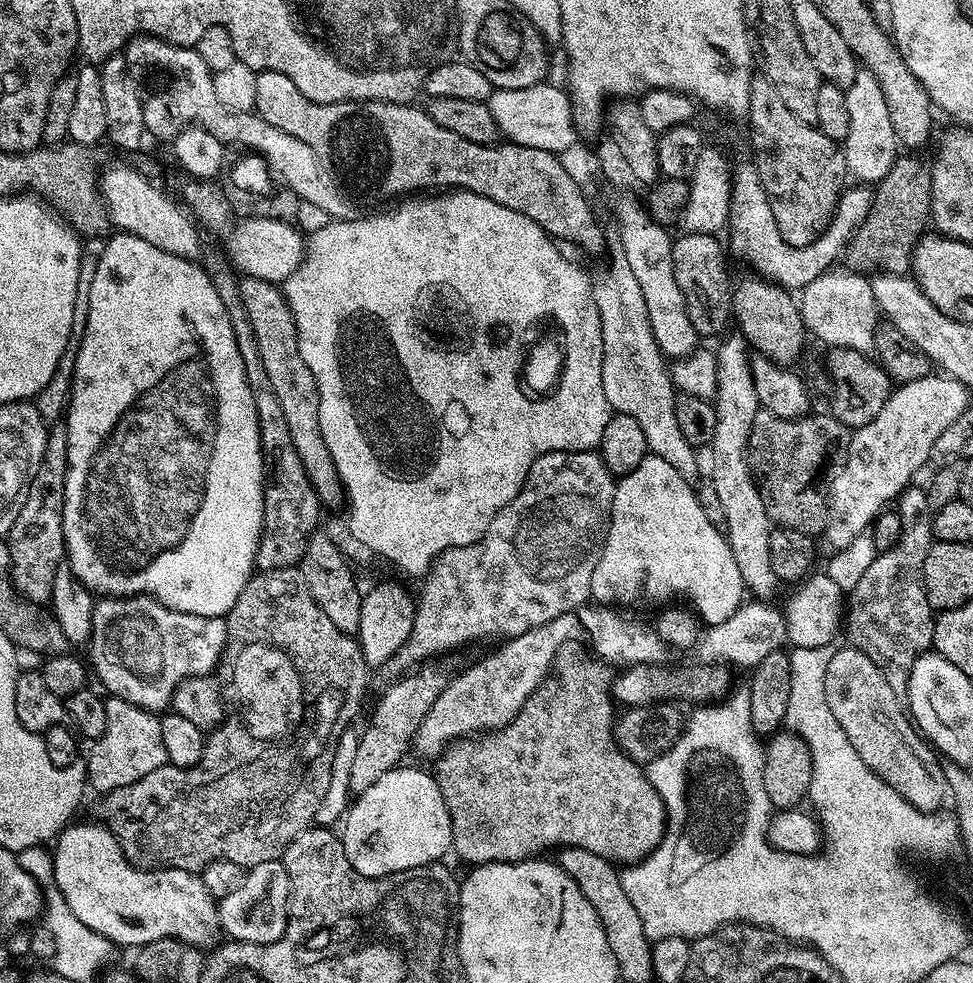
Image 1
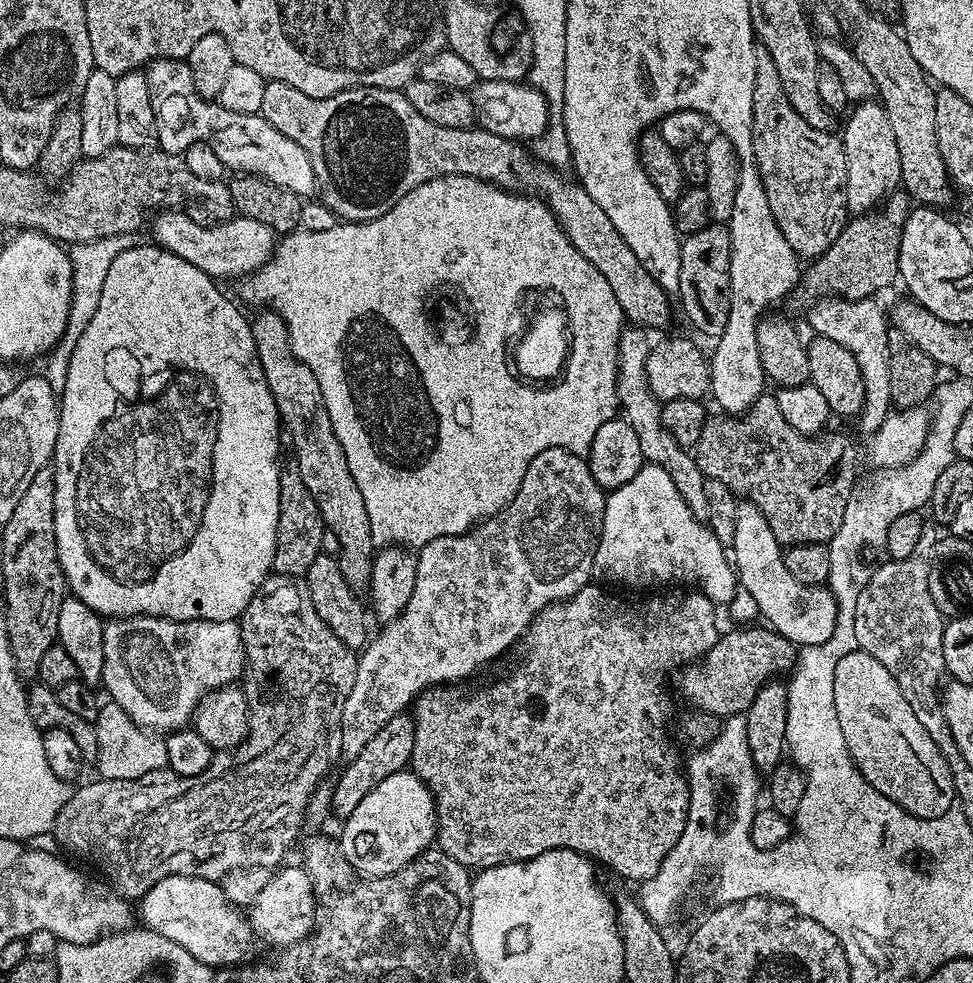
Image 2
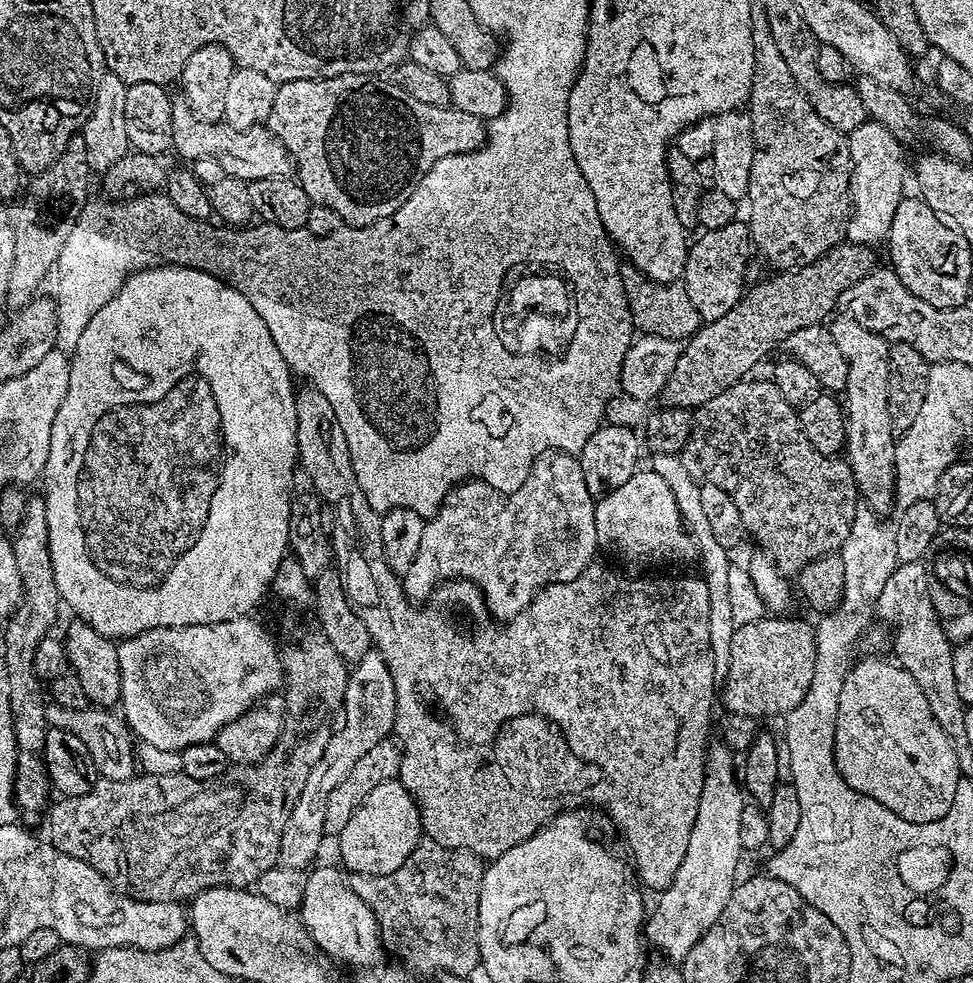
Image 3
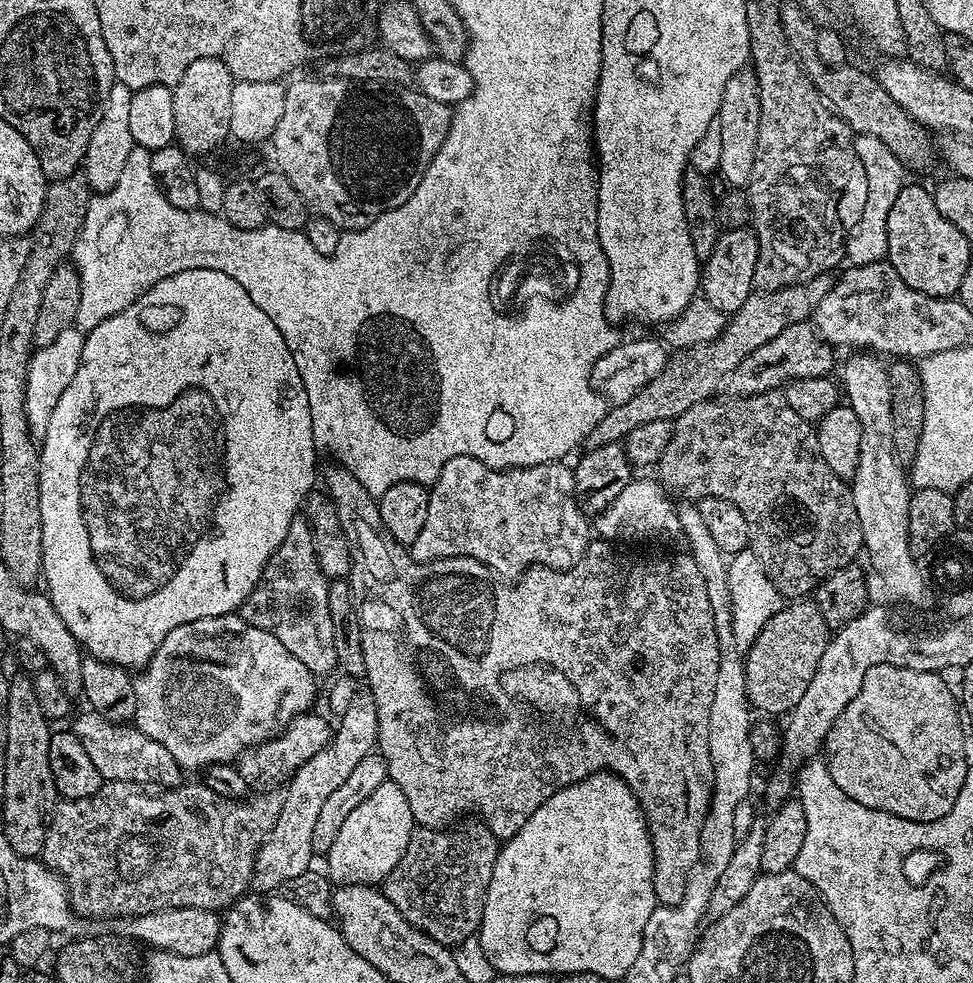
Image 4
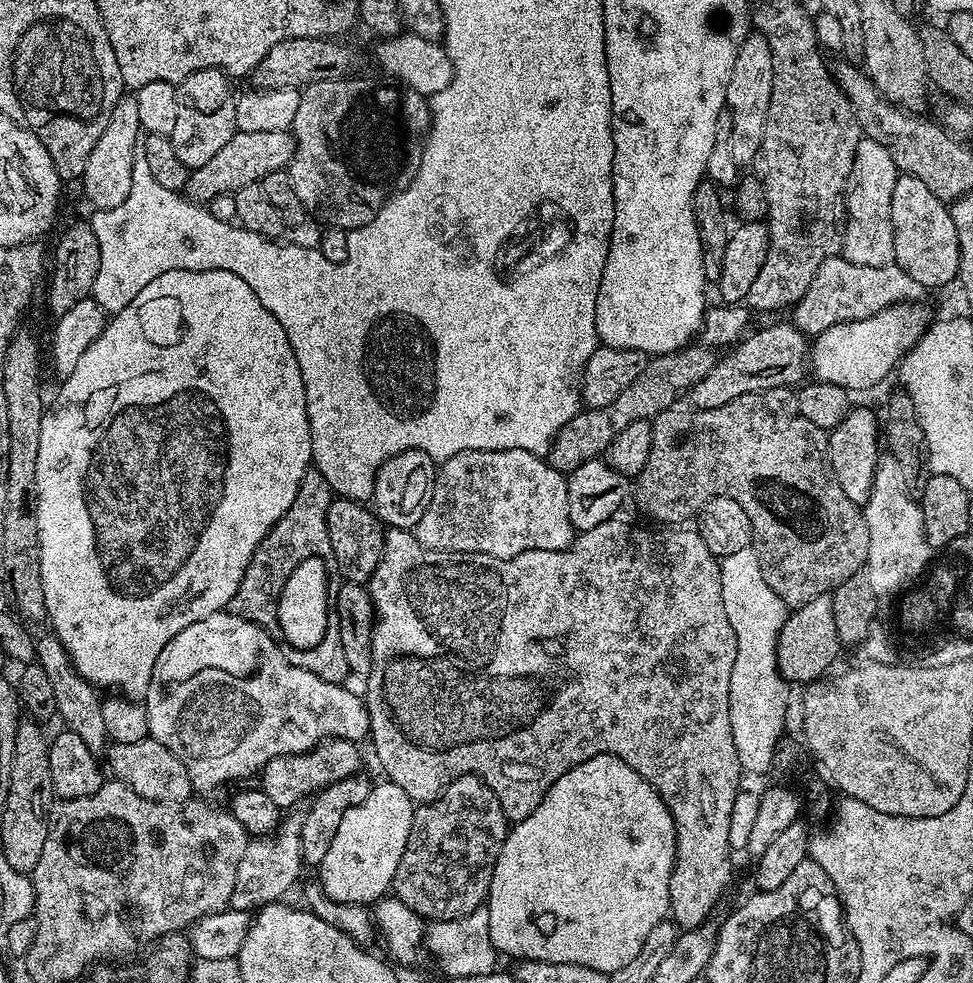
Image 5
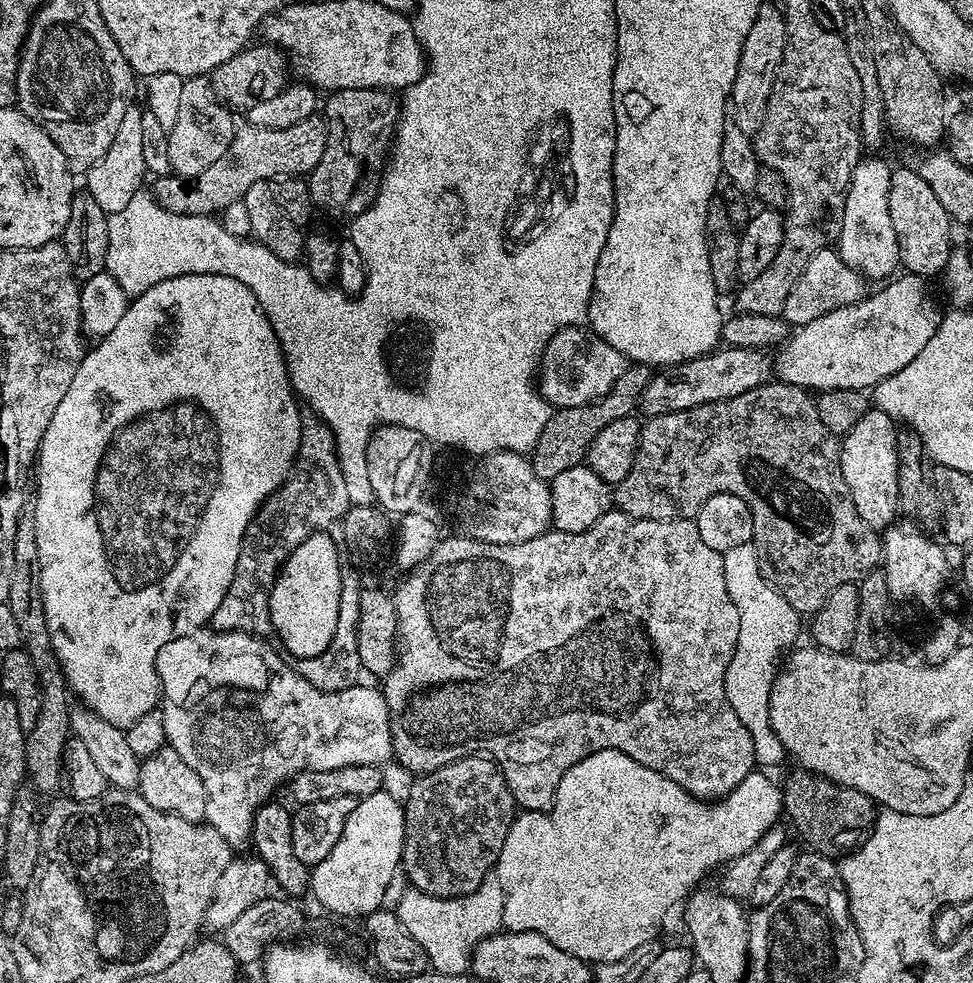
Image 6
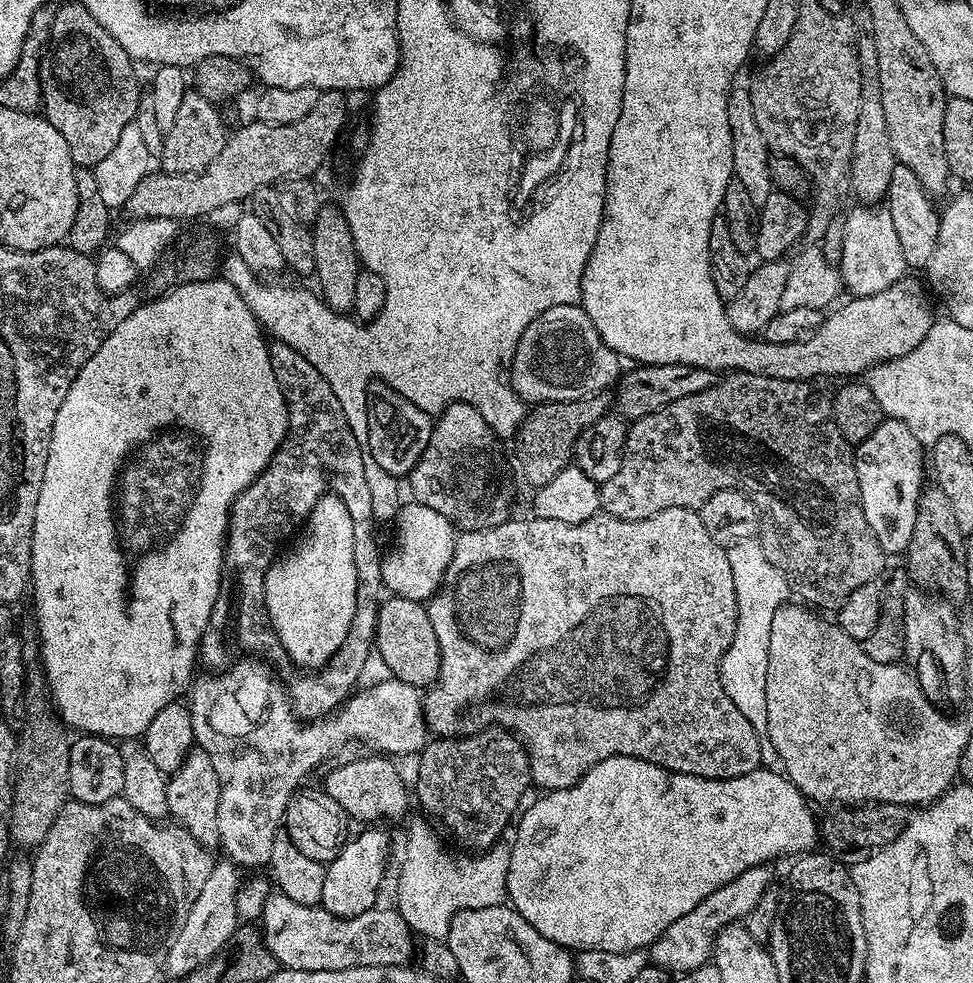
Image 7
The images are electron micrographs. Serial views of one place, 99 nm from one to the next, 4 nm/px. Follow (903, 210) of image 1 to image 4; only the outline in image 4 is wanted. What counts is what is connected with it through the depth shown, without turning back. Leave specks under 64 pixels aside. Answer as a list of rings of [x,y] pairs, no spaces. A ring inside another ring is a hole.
[[[825,274],[810,278],[807,284],[786,286],[776,292],[753,291],[752,296],[742,302],[739,310],[728,316],[728,325],[718,338],[714,338],[714,342],[673,351],[662,374],[658,374],[654,382],[646,382],[646,386],[642,386],[642,390],[638,390],[638,394],[634,394],[630,402],[611,405],[602,422],[598,422],[598,426],[594,426],[594,430],[588,435],[587,447],[621,443],[626,434],[630,434],[630,430],[643,426],[645,422],[675,422],[682,414],[686,414],[686,410],[690,410],[690,406],[698,406],[704,400],[713,399],[719,393],[716,391],[722,388],[728,376],[736,369],[738,362],[743,362],[749,354],[754,354],[758,346],[766,346],[766,342],[782,334],[786,326],[811,321],[818,302],[822,302],[833,283],[833,277]]]

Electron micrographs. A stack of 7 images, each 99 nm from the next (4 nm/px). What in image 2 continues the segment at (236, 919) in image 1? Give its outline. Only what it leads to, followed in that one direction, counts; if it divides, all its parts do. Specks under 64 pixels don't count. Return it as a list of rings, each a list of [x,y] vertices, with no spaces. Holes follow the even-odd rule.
[[[302,866],[288,867],[281,867],[272,875],[266,890],[258,894],[246,912],[248,923],[252,925],[257,937],[261,941],[269,940],[272,944],[280,944],[279,946],[291,946],[308,939],[318,924],[318,901],[308,872]]]

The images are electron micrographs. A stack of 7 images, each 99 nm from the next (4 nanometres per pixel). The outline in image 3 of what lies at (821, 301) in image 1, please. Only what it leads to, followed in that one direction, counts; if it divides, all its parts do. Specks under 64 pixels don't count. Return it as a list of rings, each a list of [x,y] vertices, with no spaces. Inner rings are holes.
[[[833,319],[830,331],[834,342],[838,342],[842,358],[846,358],[848,367],[848,378],[842,393],[842,400],[846,405],[844,452],[863,503],[866,505],[868,501],[876,500],[876,506],[872,509],[874,512],[877,508],[884,508],[884,504],[890,504],[888,496],[896,498],[897,437],[891,430],[889,415],[890,344],[878,333],[866,330],[866,326],[862,326],[857,320],[843,319]]]

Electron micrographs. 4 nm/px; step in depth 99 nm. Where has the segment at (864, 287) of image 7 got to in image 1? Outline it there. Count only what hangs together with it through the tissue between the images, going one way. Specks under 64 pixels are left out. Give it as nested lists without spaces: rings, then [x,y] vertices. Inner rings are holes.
[[[861,67],[857,71],[854,82],[846,90],[846,106],[850,109],[850,134],[842,141],[844,161],[848,167],[848,176],[864,186],[875,186],[894,166],[898,155],[898,141],[894,134],[894,126],[890,122],[890,110],[886,110],[886,98],[882,94],[882,86],[878,86],[878,78],[868,68]]]

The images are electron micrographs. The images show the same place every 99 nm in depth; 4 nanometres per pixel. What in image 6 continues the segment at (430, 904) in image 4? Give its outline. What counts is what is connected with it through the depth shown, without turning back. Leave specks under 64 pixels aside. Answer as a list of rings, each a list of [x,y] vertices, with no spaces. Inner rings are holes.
[[[484,754],[464,756],[460,760],[450,762],[433,772],[425,772],[417,775],[416,780],[408,788],[408,800],[403,801],[404,805],[404,854],[402,857],[402,872],[408,875],[408,880],[413,889],[424,892],[427,896],[453,897],[471,894],[481,882],[490,876],[496,867],[496,859],[502,850],[502,842],[506,842],[506,834],[510,830],[512,821],[518,815],[518,805],[510,794],[508,783],[504,780],[503,771],[498,767],[495,760]]]

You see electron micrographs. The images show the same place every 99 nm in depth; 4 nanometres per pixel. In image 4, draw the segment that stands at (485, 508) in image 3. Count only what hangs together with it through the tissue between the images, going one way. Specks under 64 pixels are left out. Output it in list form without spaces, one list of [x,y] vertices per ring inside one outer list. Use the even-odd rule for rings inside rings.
[[[473,456],[450,458],[450,462],[439,465],[437,472],[440,473],[437,474],[436,481],[430,484],[428,505],[426,506],[426,523],[423,524],[422,531],[418,534],[418,538],[414,538],[414,542],[410,545],[413,558],[418,562],[445,560],[446,558],[454,558],[455,556],[474,558],[488,565],[488,567],[496,573],[497,577],[500,578],[519,578],[523,576],[529,568],[537,566],[541,568],[569,568],[570,566],[574,566],[580,561],[582,554],[588,549],[590,520],[578,506],[578,502],[576,501],[576,478],[573,469],[569,467],[569,465],[567,468],[566,465],[567,463],[557,462],[555,464],[539,464],[538,466],[530,466],[529,468],[501,470],[499,468],[486,466],[482,461]]]

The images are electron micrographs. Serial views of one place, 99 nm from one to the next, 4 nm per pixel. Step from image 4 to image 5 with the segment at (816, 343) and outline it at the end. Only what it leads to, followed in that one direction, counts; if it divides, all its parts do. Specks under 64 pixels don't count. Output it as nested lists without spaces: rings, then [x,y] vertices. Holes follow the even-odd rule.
[[[768,324],[754,332],[745,335],[731,350],[725,351],[717,359],[710,374],[706,374],[706,378],[702,378],[702,382],[695,384],[692,391],[687,393],[686,400],[692,403],[689,405],[693,409],[714,410],[718,406],[726,406],[726,402],[734,402],[734,398],[742,394],[771,388],[792,388],[805,379],[806,365],[810,360],[810,344],[795,324]]]

